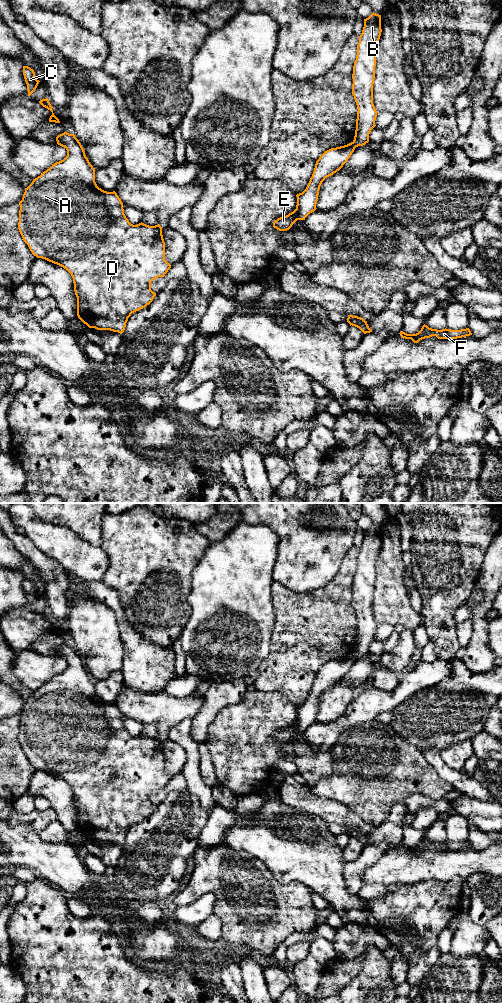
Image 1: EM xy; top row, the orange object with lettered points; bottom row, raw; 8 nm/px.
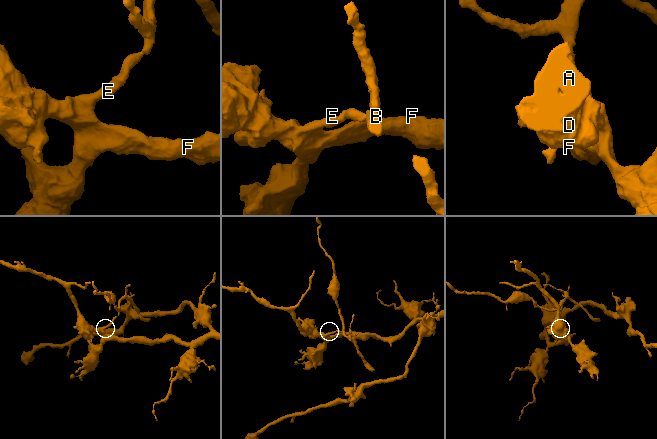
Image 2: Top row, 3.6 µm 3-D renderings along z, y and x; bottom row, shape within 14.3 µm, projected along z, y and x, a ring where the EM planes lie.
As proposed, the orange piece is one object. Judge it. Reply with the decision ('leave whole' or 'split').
split

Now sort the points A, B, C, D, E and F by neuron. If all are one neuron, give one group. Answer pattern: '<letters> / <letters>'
A C D E F / B

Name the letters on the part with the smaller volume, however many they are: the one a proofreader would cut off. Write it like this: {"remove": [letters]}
{"remove": ["B"]}

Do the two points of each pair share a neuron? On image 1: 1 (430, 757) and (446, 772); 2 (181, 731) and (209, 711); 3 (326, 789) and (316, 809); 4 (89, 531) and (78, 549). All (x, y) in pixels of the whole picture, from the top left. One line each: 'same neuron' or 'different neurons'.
1: same neuron
2: different neurons
3: different neurons
4: different neurons

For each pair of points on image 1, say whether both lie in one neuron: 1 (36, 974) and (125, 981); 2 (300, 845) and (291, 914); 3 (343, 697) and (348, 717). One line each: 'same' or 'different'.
1: same
2: different
3: different

